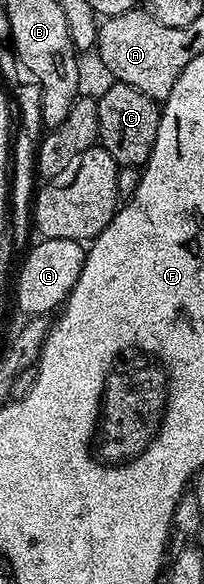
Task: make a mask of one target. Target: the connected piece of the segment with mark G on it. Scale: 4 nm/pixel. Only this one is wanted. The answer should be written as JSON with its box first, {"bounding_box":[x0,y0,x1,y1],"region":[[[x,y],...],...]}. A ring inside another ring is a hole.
{"bounding_box":[17,238,86,316],"region":[[[41,238],[38,243],[38,246],[36,244],[29,246],[24,255],[25,263],[22,264],[21,271],[17,274],[17,306],[25,313],[25,316],[52,315],[75,288],[75,280],[79,280],[79,272],[83,272],[86,247],[82,243],[54,238]]]}

